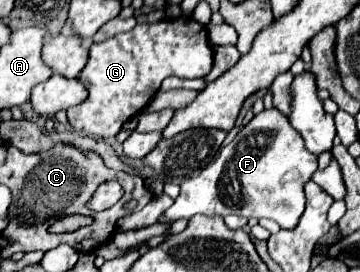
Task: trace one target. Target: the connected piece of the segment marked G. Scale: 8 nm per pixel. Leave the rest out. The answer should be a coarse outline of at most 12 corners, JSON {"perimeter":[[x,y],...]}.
{"perimeter":[[137,25],[91,45],[79,135],[115,137],[165,77],[205,77],[207,27]]}

